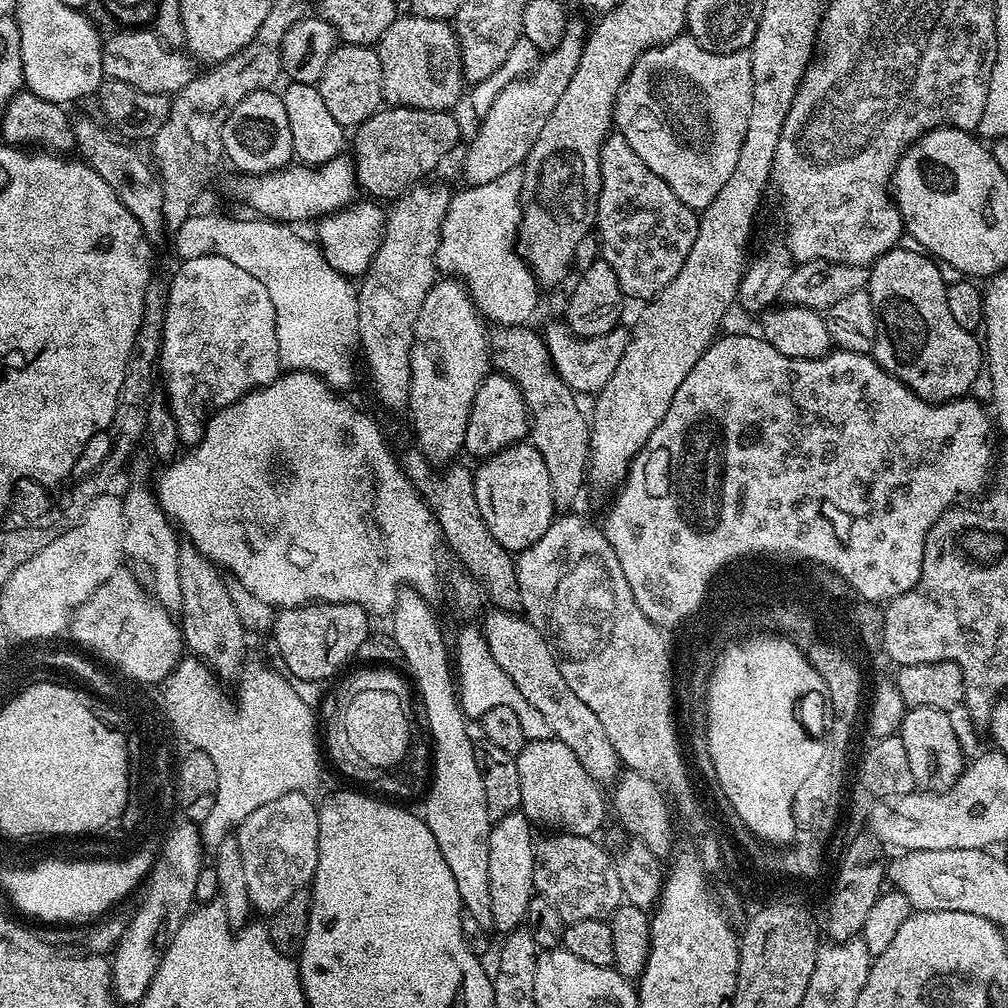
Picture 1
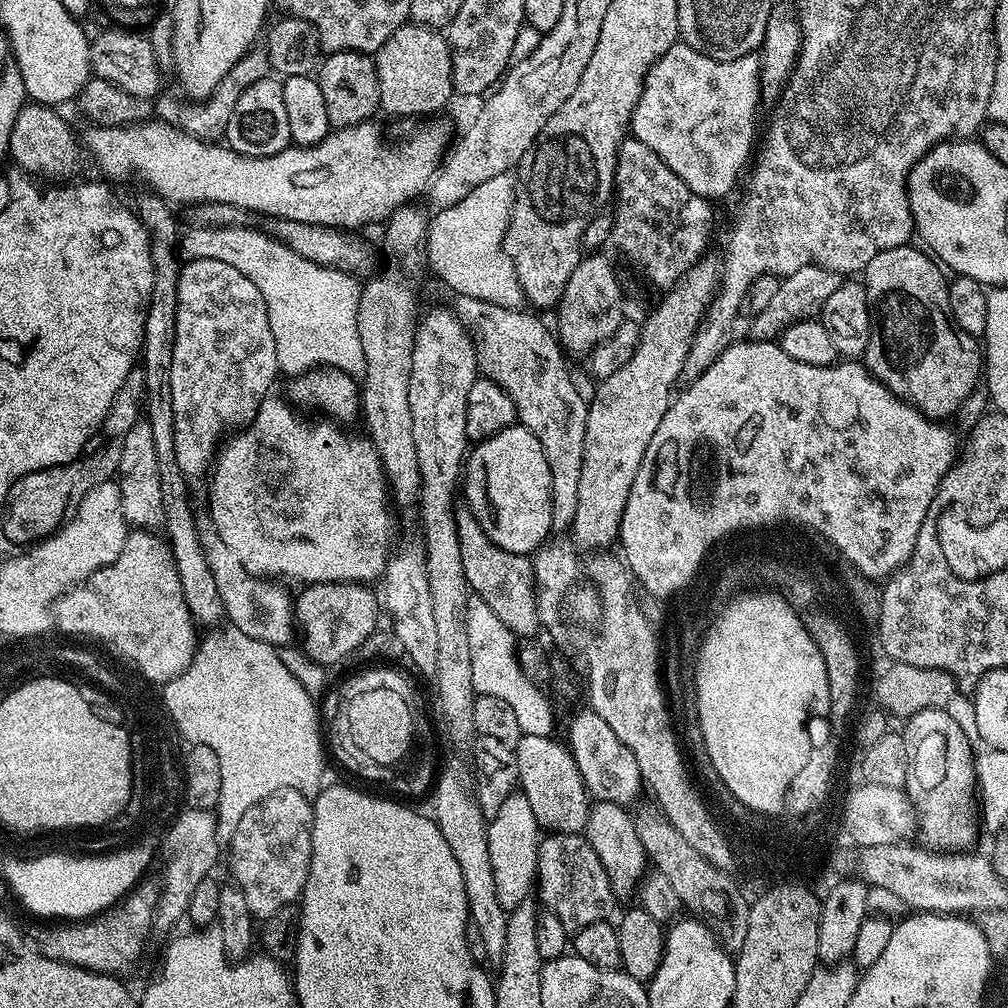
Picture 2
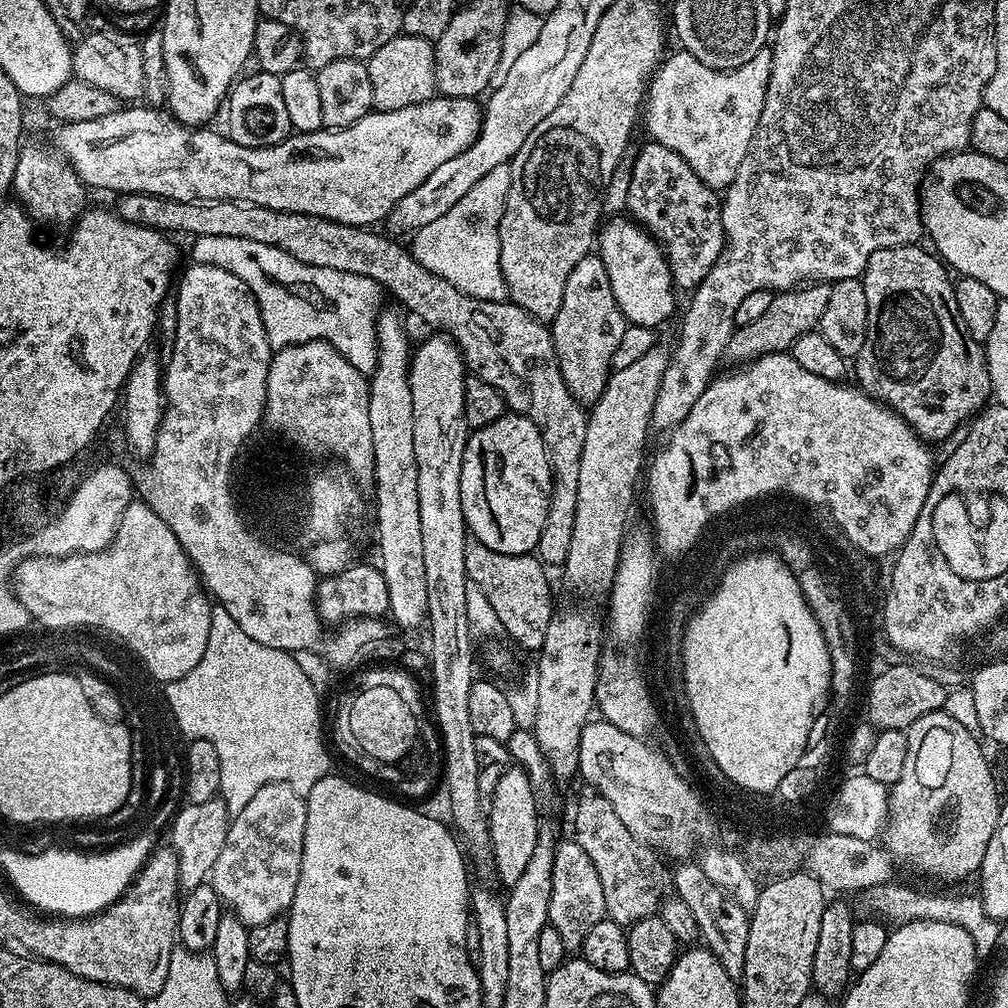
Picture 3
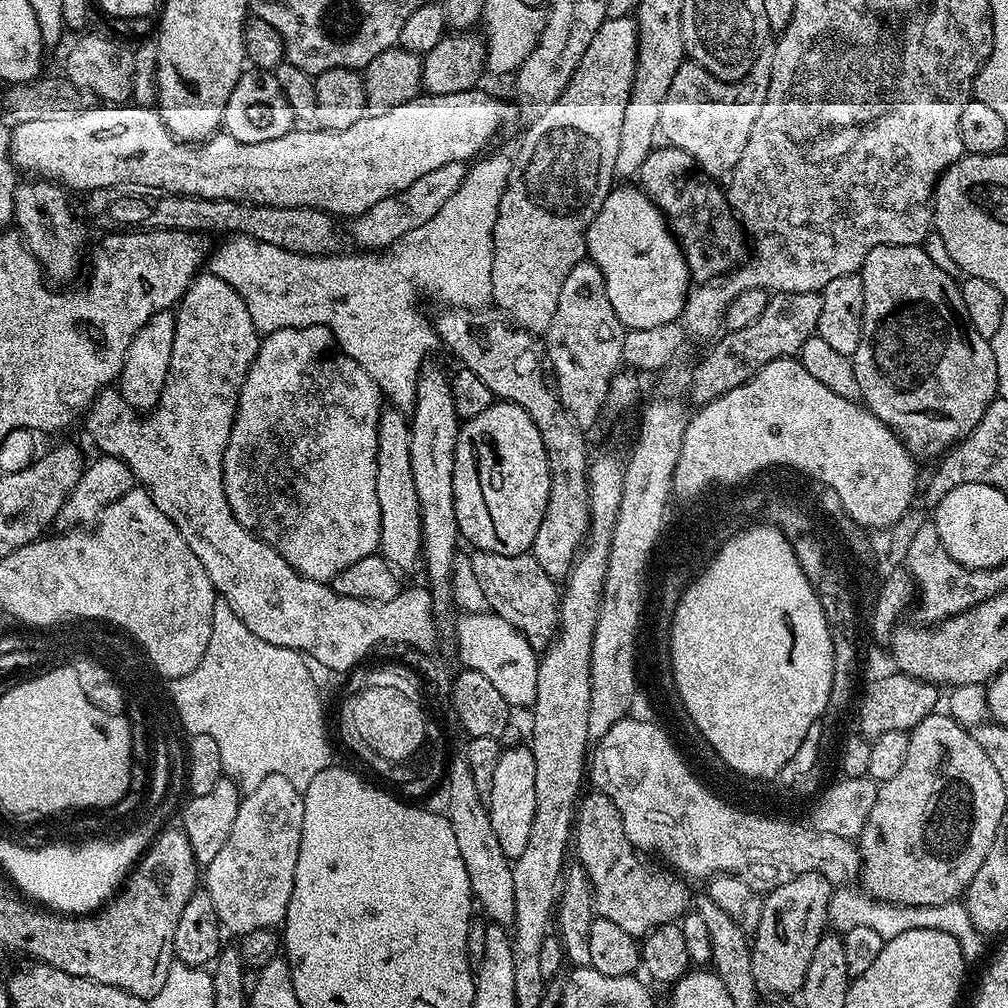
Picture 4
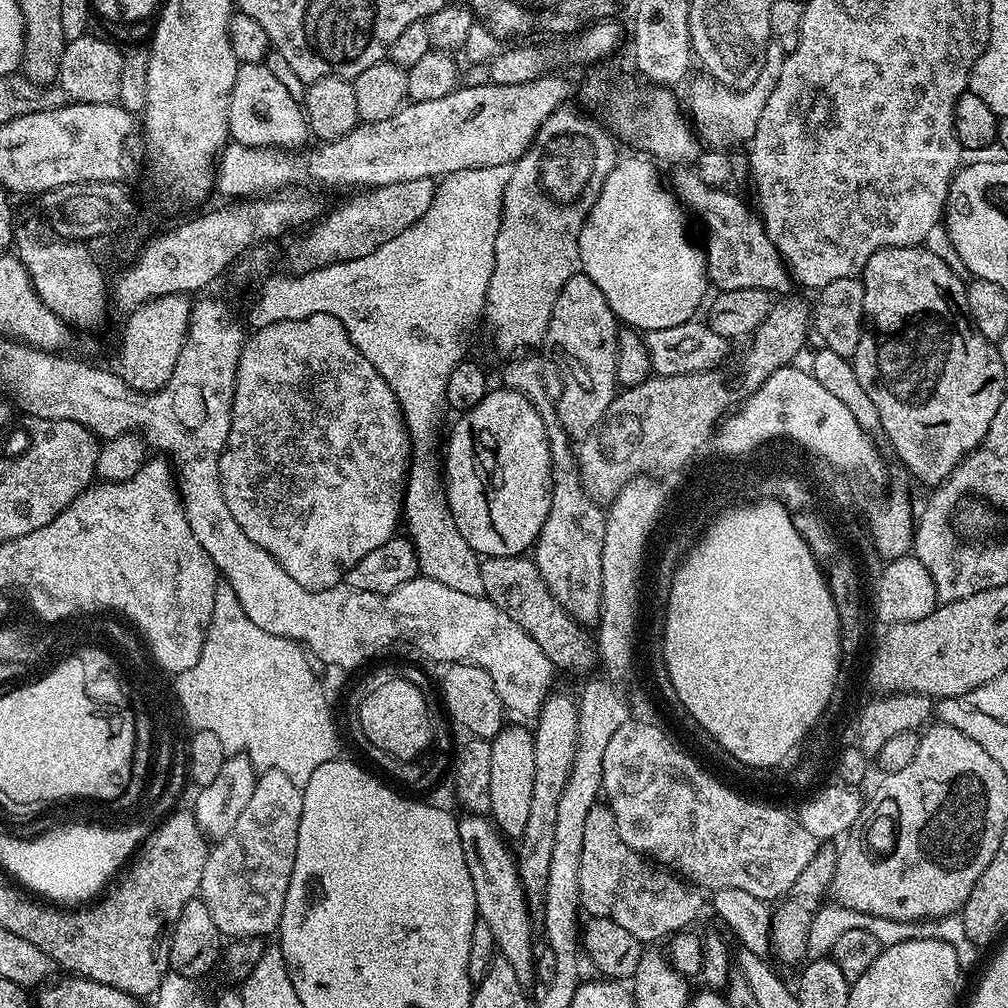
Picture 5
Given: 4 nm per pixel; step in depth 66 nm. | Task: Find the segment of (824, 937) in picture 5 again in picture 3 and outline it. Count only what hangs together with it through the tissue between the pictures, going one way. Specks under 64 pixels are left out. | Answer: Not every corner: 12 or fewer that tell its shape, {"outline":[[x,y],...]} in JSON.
{"outline":[[889,882],[859,893],[859,915],[888,926],[950,922],[977,957],[1001,925],[979,895],[934,896]]}

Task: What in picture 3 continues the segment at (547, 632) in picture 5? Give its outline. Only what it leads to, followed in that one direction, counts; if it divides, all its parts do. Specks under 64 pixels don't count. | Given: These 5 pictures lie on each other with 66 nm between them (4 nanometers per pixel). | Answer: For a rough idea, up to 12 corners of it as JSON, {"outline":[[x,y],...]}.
{"outline":[[466,542],[466,574],[503,635],[539,653],[554,615],[545,565]]}

